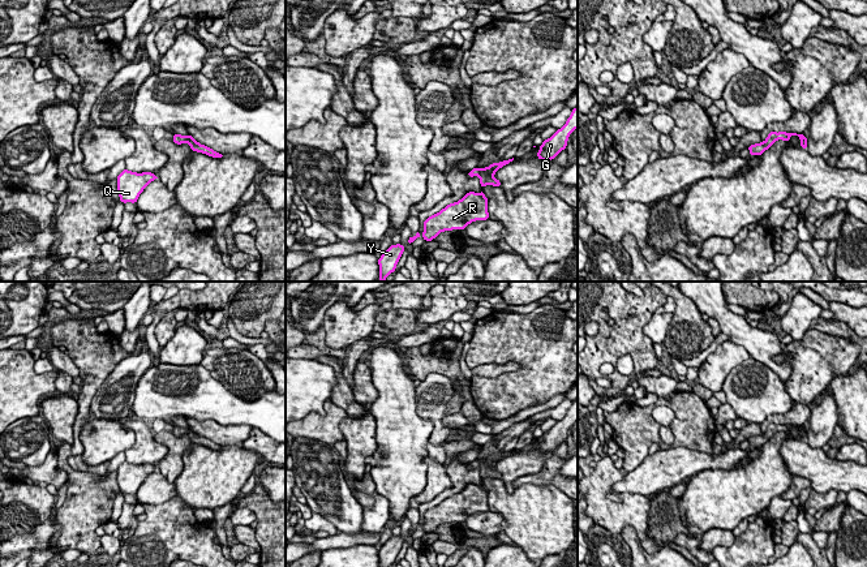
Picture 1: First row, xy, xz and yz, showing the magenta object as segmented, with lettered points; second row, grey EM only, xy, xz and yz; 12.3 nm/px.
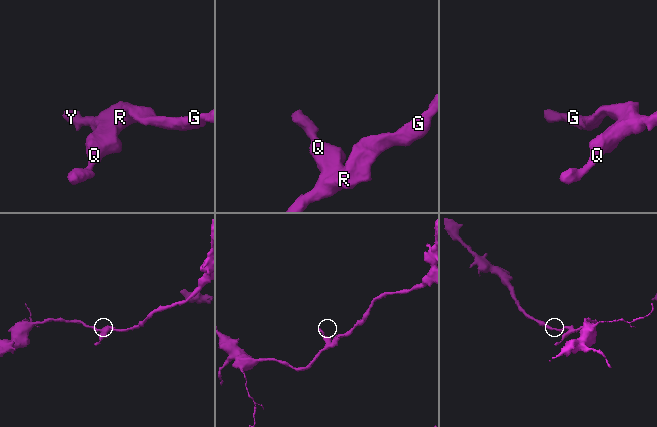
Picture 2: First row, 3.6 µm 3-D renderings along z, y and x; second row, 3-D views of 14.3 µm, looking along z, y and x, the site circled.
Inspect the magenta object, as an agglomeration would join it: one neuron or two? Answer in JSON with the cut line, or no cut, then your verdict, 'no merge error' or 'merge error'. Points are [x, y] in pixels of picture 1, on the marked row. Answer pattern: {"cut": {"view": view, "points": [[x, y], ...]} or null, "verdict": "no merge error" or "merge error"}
{"cut": null, "verdict": "no merge error"}

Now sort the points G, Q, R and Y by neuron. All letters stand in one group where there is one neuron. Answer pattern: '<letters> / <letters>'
G Q R Y

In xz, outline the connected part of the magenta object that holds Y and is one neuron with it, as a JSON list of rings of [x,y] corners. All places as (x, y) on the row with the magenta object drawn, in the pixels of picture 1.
[[[402,244],[391,245],[378,259],[379,265],[379,280],[385,282],[386,278],[394,272],[396,269],[396,263],[399,262],[404,246]]]

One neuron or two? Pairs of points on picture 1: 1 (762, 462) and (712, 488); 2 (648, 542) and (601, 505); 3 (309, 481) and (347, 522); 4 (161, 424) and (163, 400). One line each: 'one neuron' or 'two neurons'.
1: one neuron
2: one neuron
3: one neuron
4: two neurons

